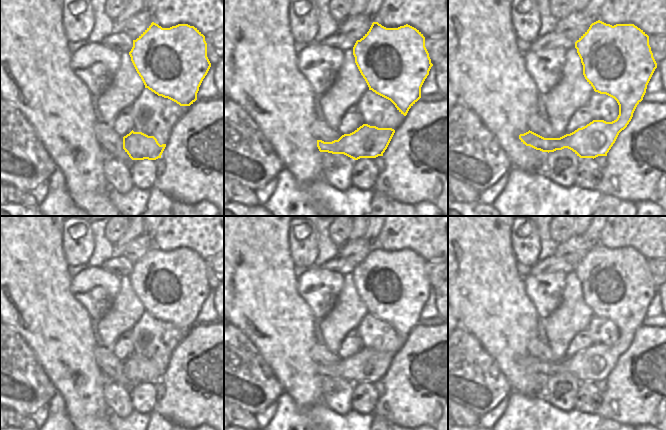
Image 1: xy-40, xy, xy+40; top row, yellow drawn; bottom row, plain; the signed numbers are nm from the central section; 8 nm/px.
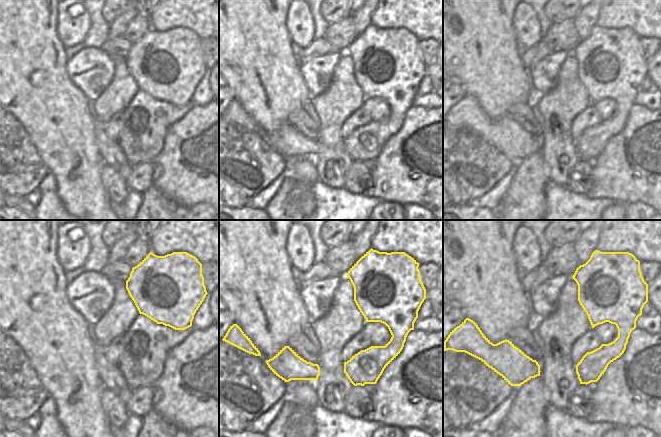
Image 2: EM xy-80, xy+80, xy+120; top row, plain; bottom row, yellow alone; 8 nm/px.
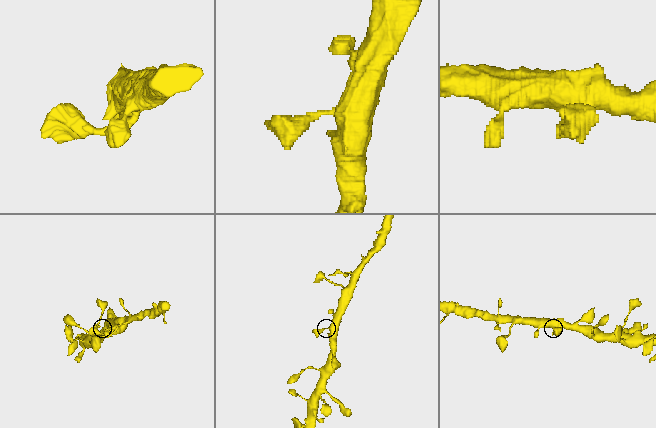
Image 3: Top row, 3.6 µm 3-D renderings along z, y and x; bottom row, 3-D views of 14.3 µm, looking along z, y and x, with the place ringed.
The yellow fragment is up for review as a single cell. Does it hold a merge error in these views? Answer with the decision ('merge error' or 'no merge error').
no merge error

